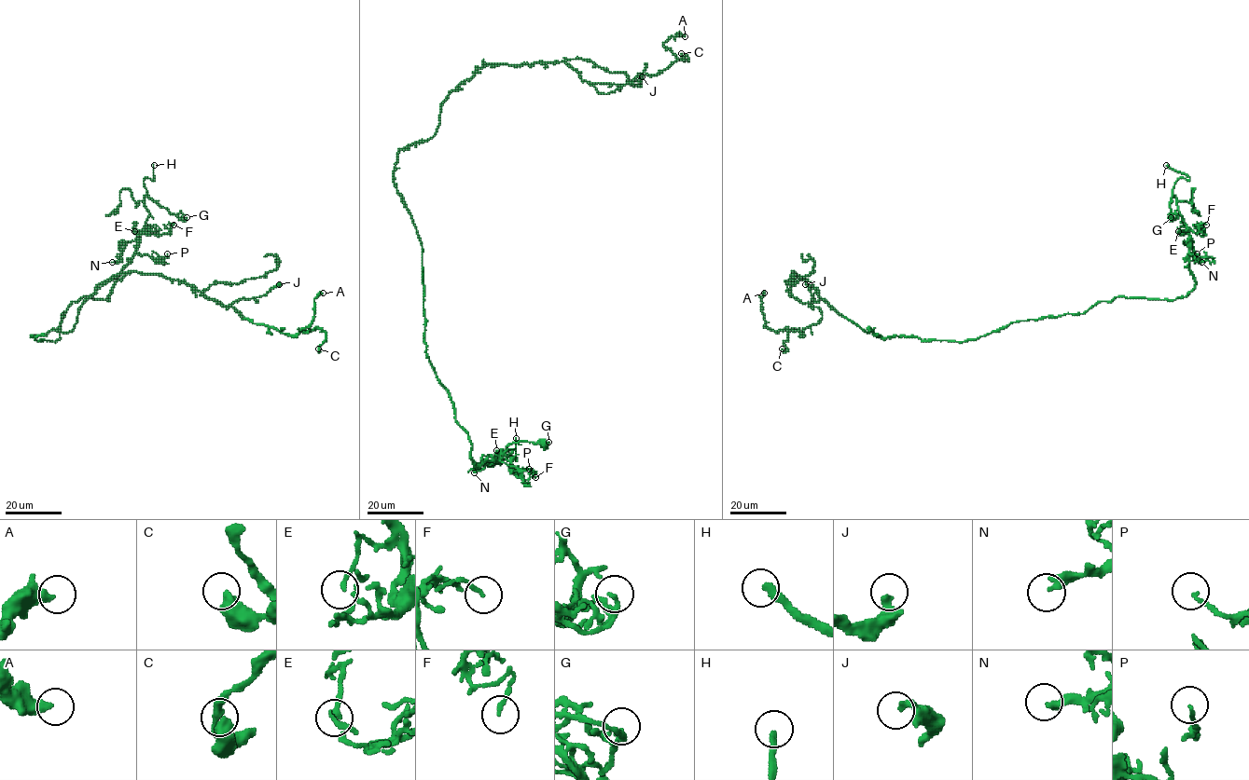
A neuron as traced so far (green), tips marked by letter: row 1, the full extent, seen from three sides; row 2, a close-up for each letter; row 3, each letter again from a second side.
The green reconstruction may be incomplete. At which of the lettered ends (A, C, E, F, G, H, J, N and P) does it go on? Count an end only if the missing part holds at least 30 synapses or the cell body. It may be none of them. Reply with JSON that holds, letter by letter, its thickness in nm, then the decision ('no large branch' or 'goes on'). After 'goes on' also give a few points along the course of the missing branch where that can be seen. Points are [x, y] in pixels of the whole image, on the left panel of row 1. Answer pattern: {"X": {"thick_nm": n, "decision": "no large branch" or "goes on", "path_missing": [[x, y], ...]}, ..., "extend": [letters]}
{"A": {"thick_nm": 280, "decision": "no large branch"}, "C": {"thick_nm": 550, "decision": "no large branch"}, "E": {"thick_nm": 180, "decision": "no large branch"}, "F": {"thick_nm": 160, "decision": "no large branch"}, "G": {"thick_nm": 170, "decision": "no large branch"}, "H": {"thick_nm": 280, "decision": "goes on", "path_missing": [[154, 165], [158, 131], [148, 126]]}, "J": {"thick_nm": 320, "decision": "no large branch"}, "N": {"thick_nm": 300, "decision": "no large branch"}, "P": {"thick_nm": 130, "decision": "no large branch"}, "extend": ["H"]}

